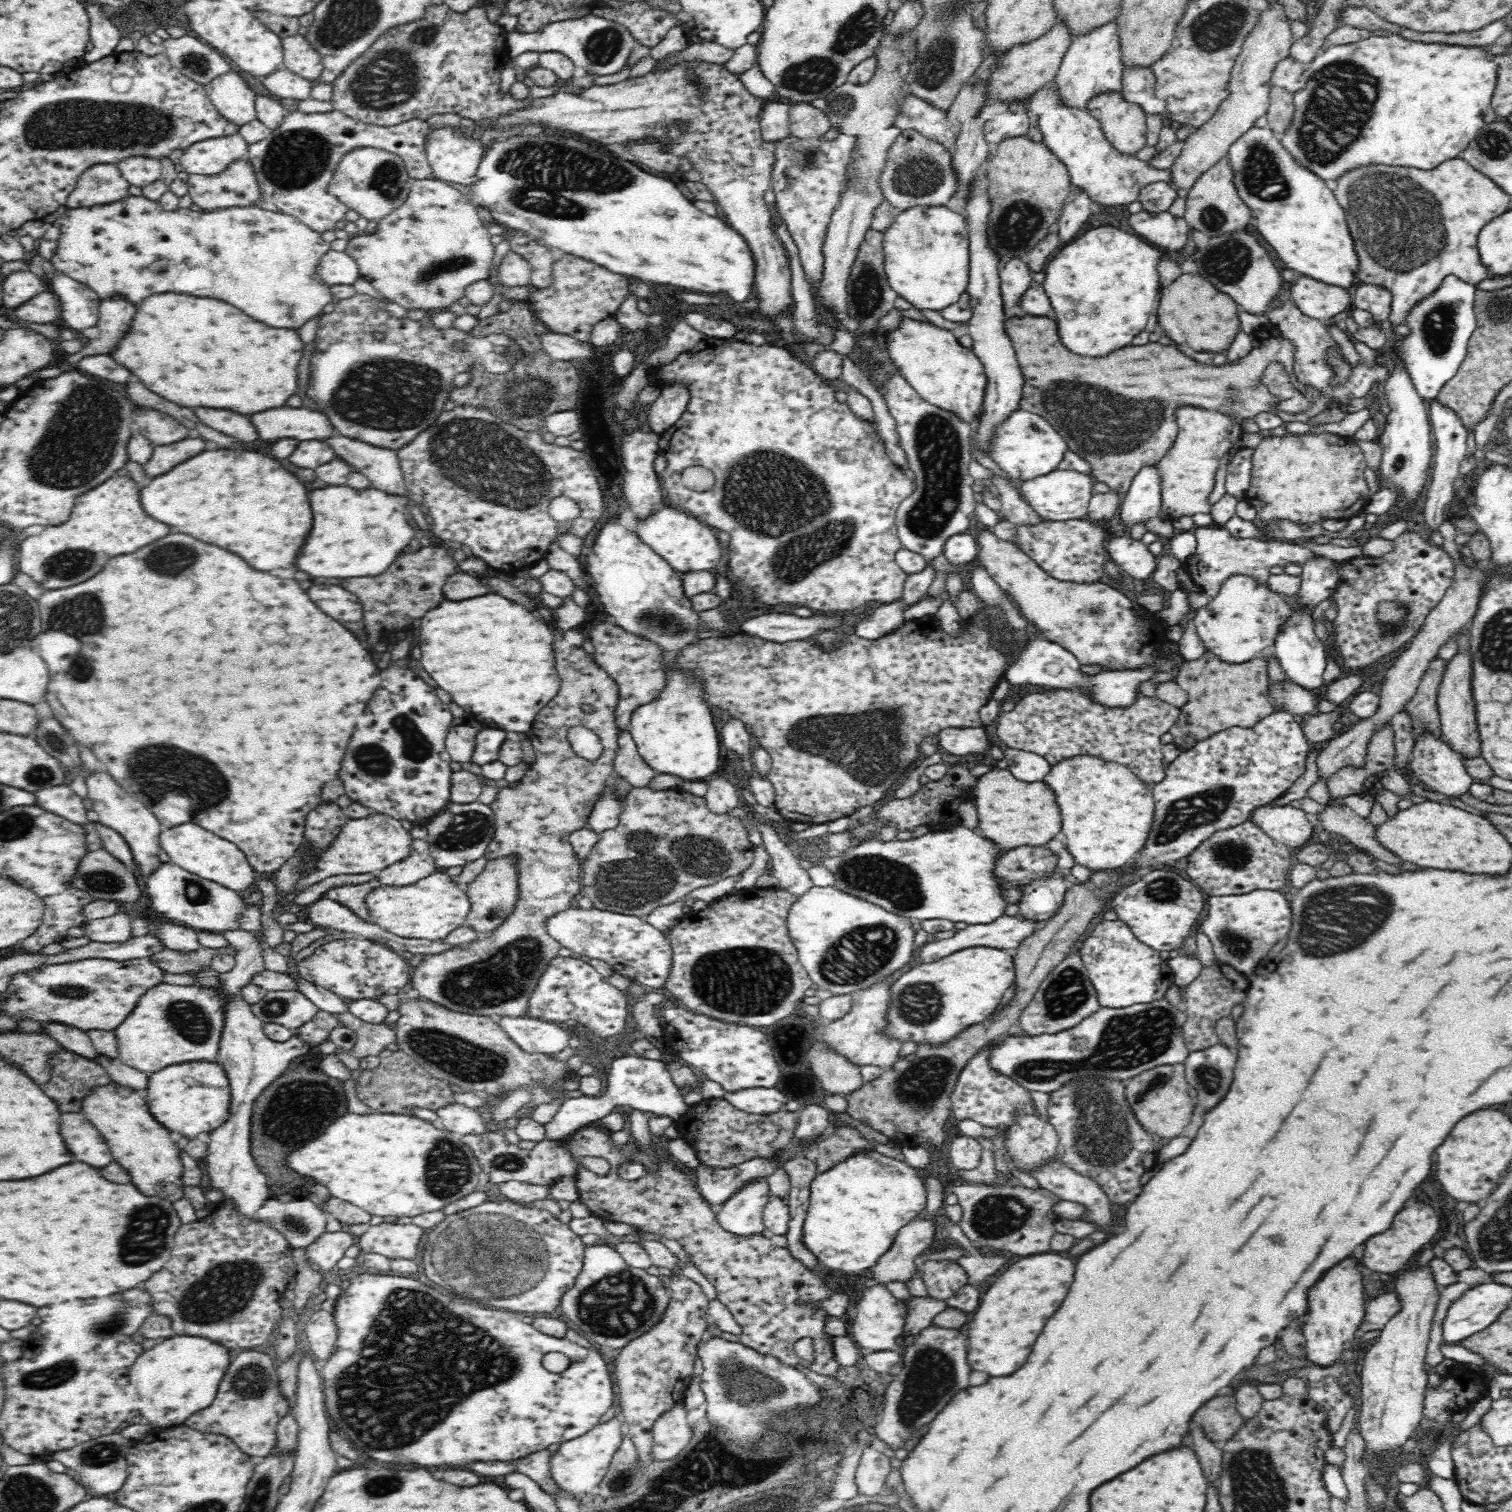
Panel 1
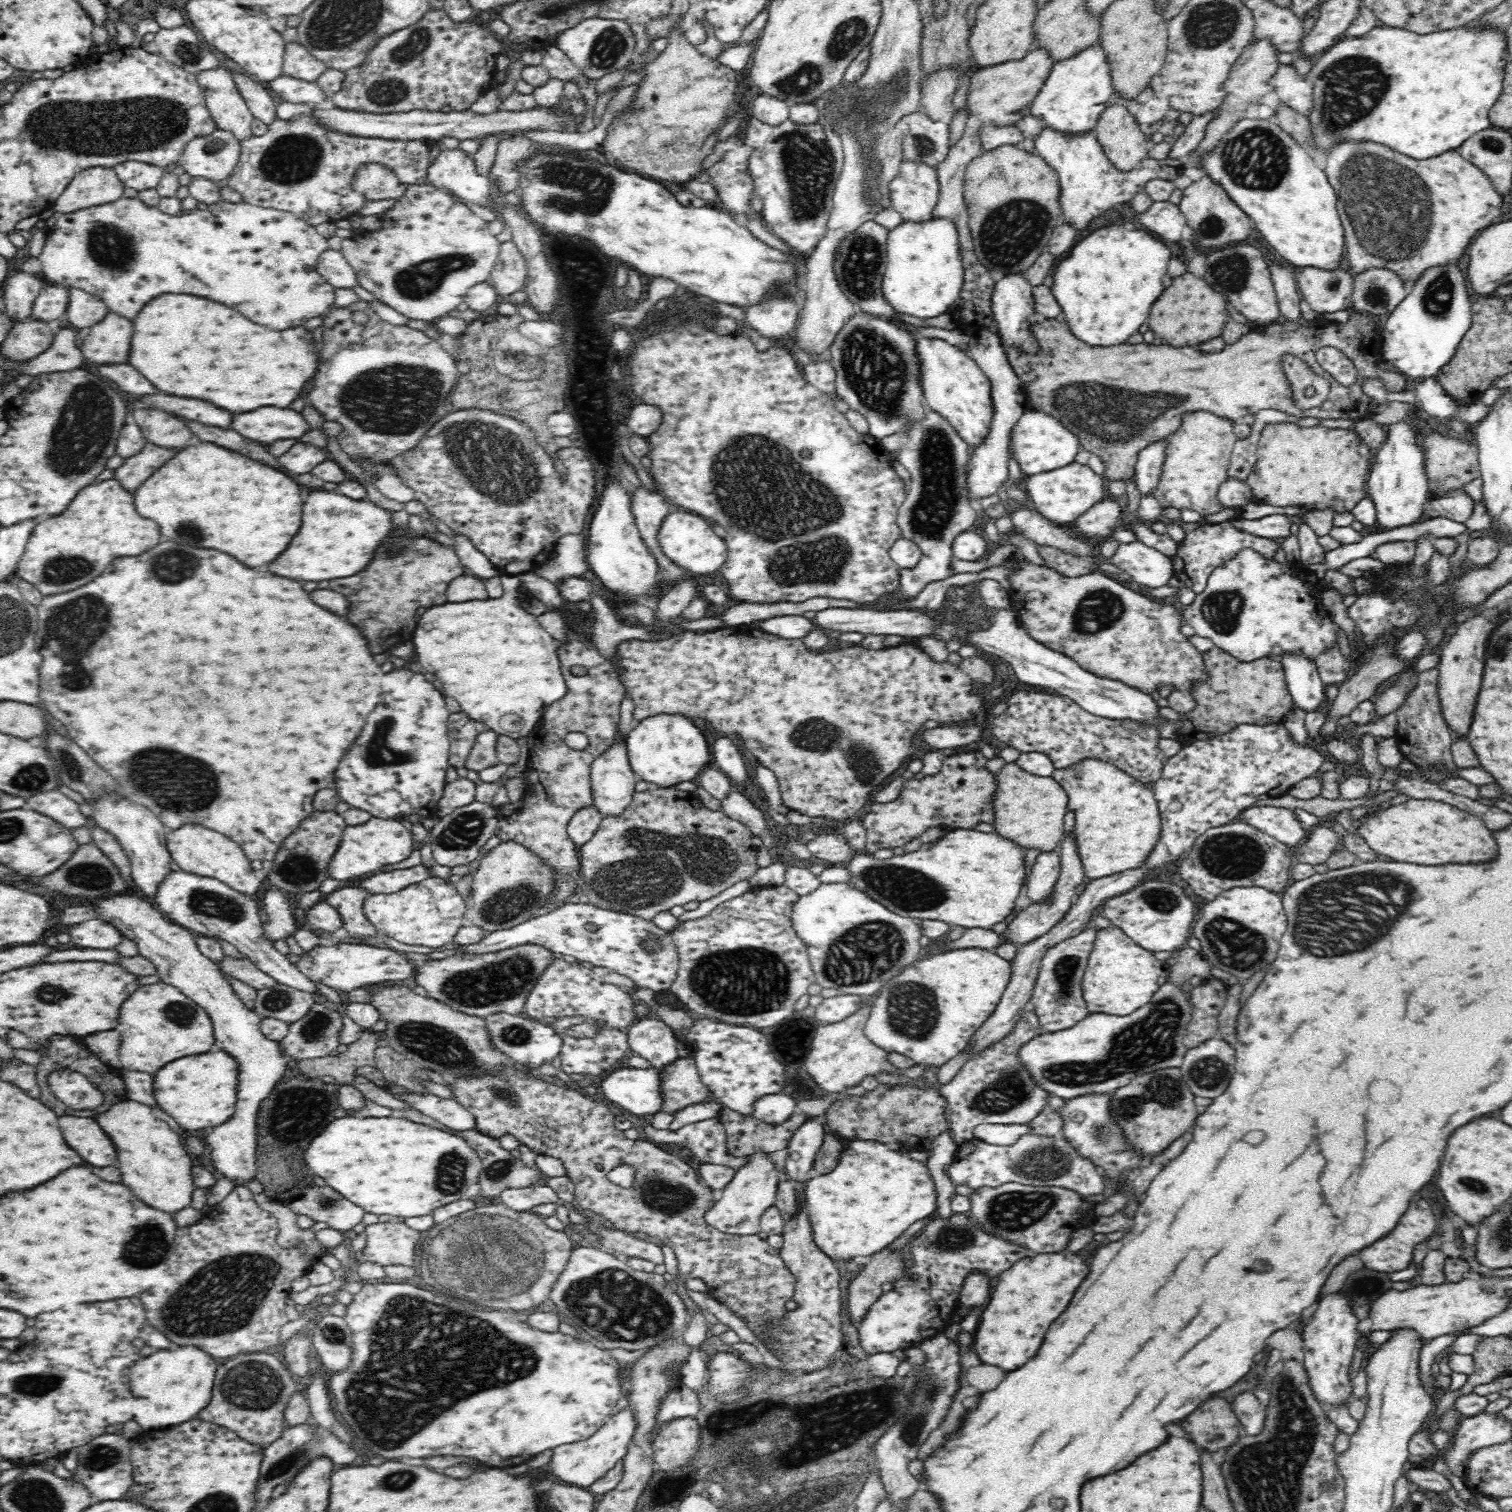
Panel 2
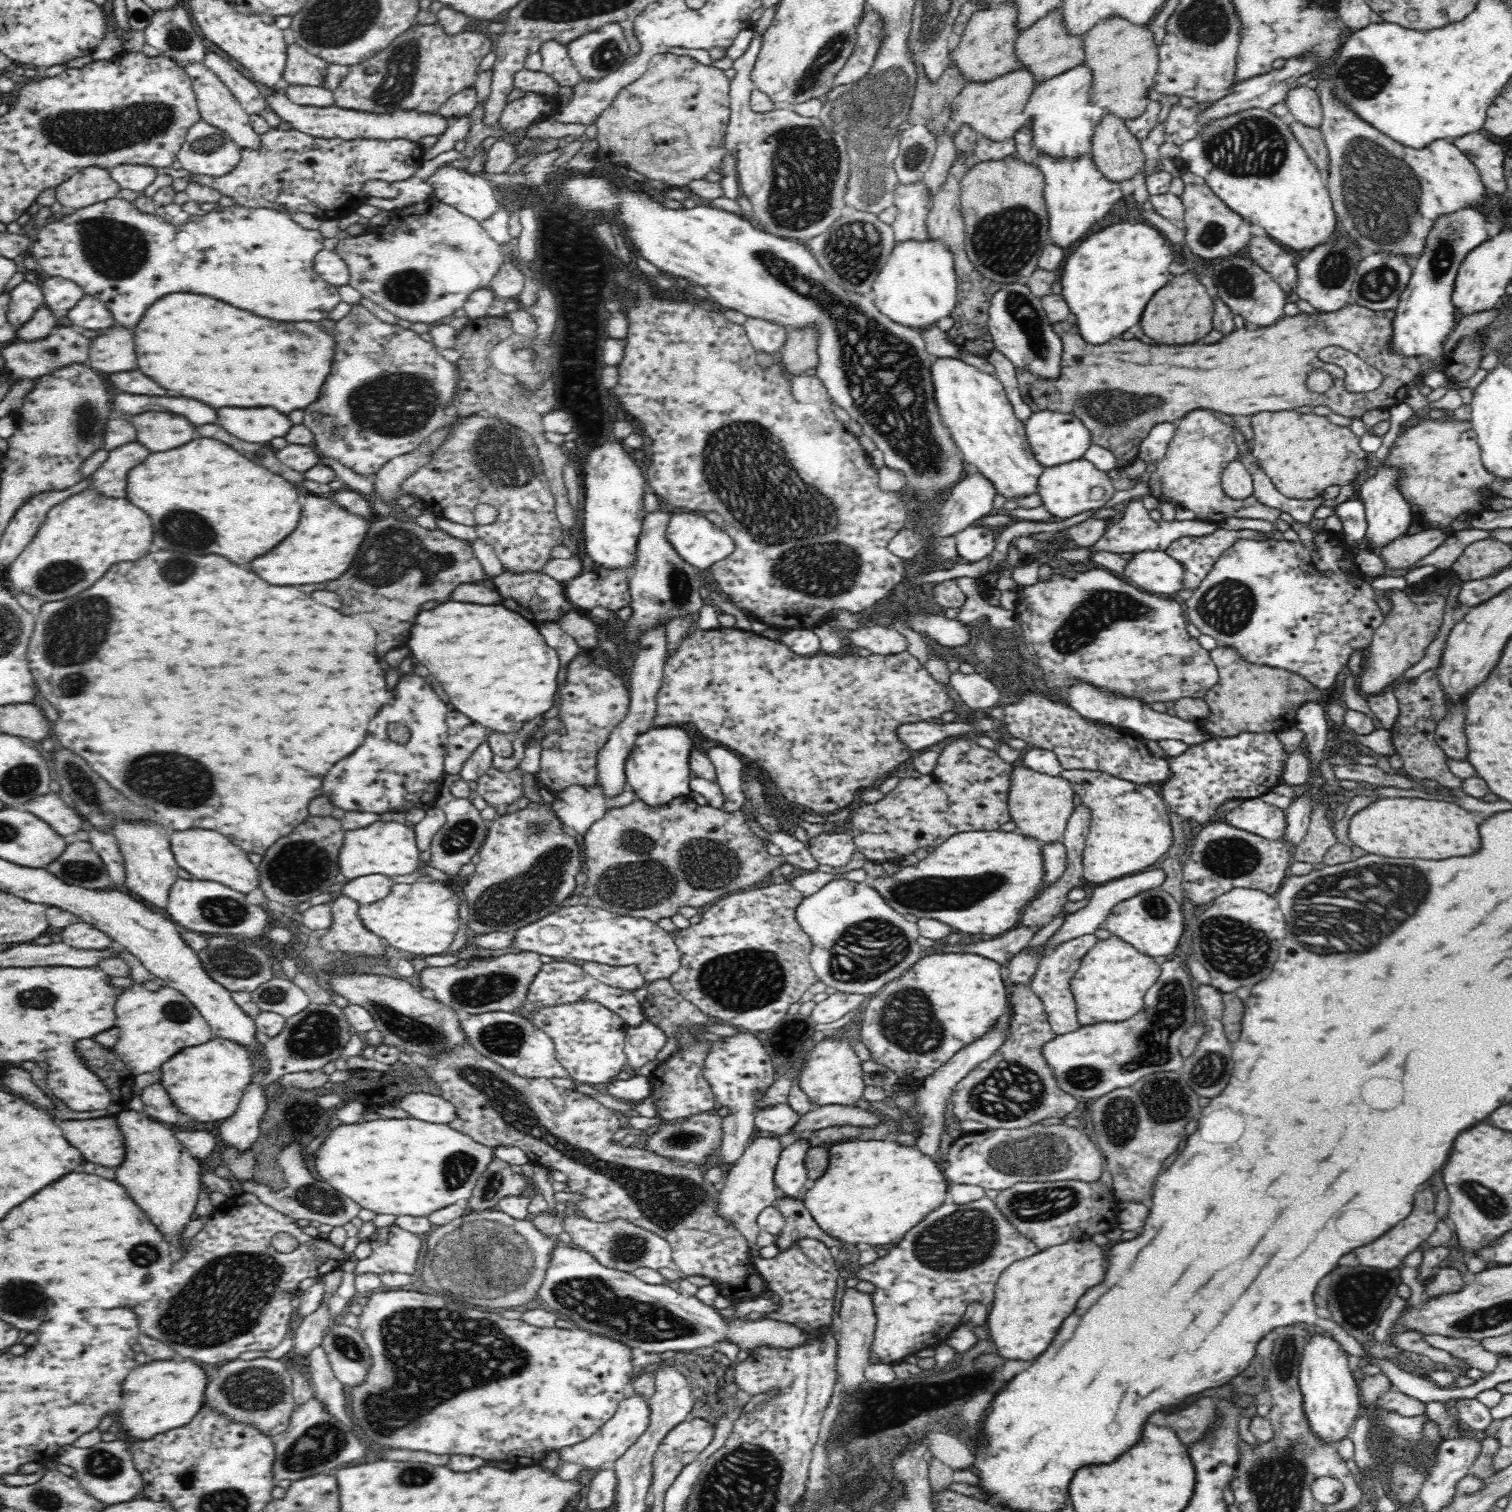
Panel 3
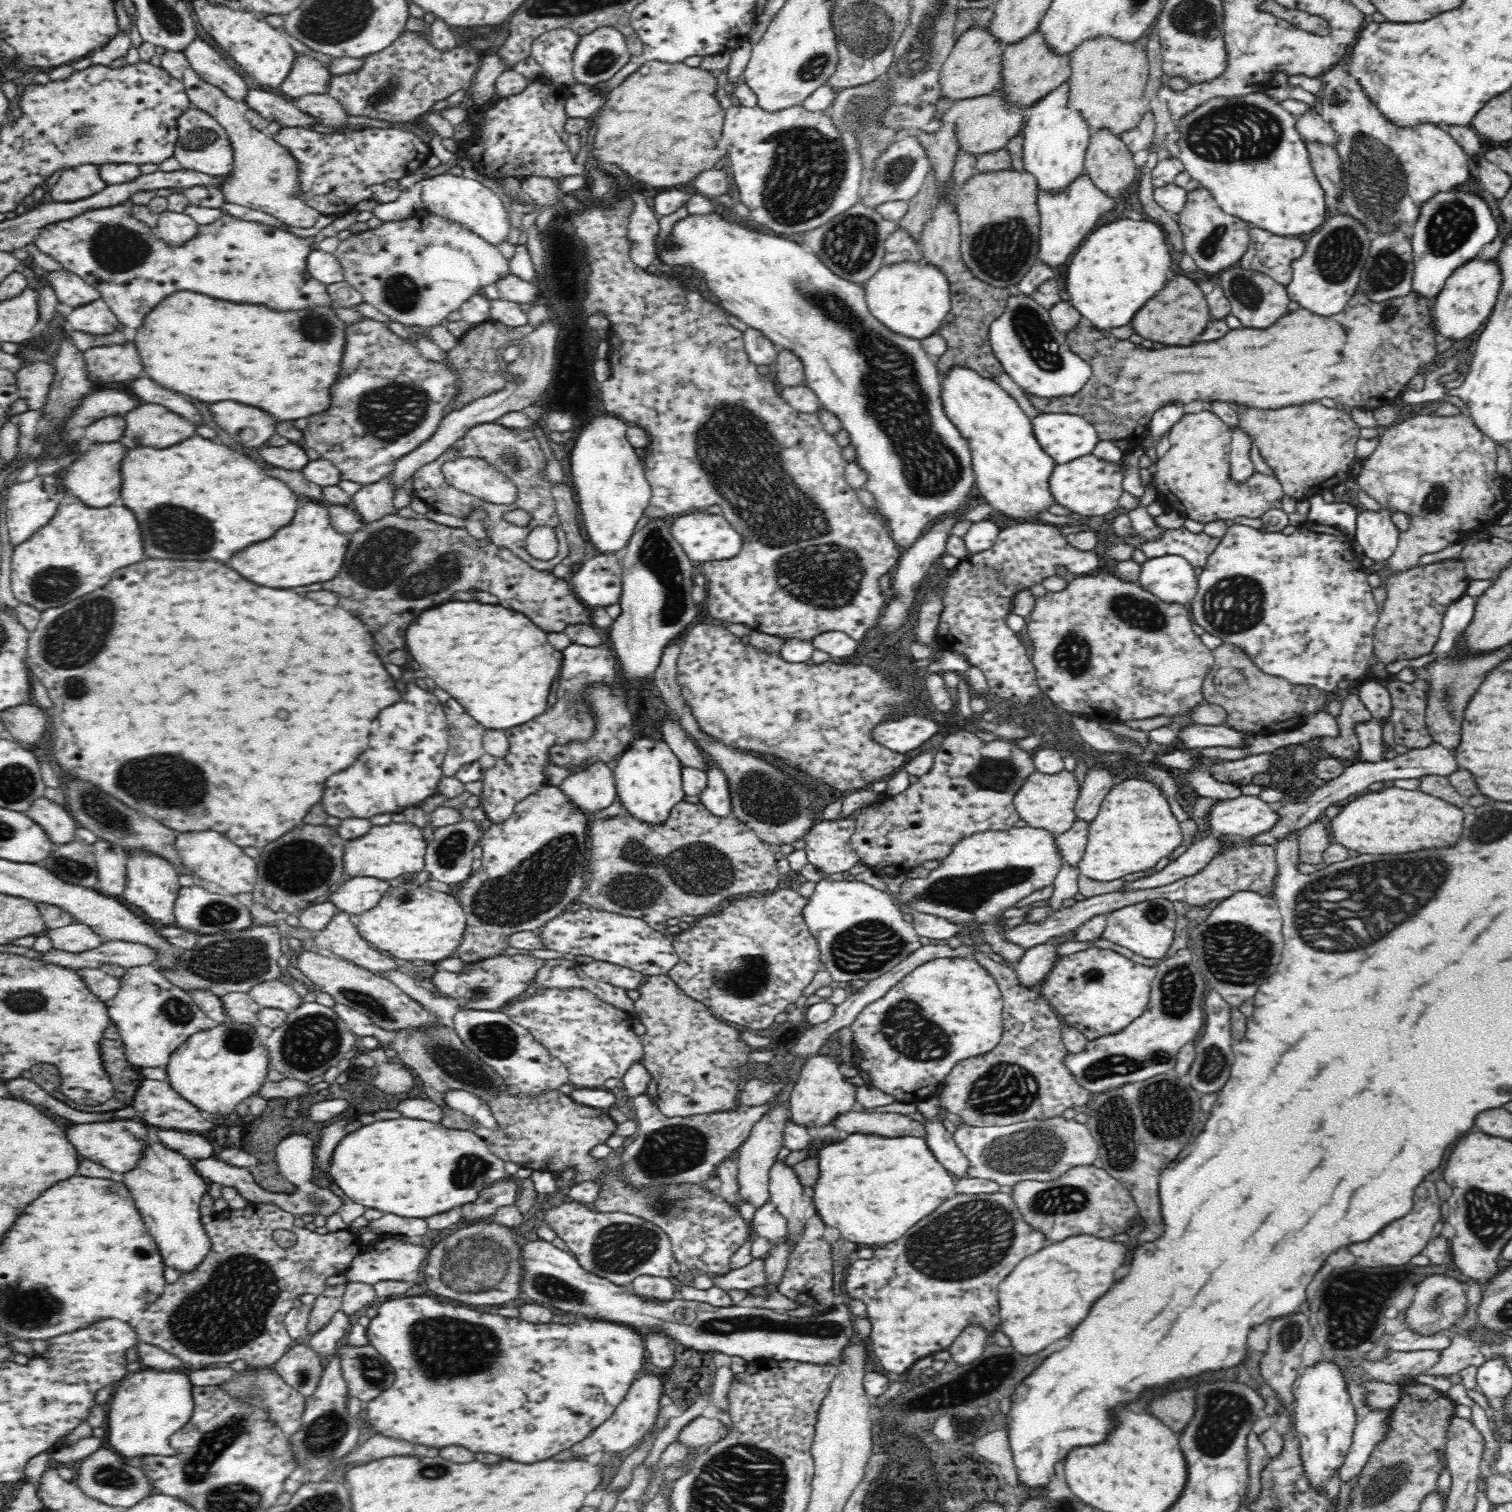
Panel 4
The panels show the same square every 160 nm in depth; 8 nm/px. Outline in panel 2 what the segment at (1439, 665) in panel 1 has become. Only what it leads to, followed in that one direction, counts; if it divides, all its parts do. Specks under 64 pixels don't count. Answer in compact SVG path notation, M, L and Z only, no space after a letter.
M1437 668L1424 670L1418 675L1418 686L1410 692L1406 702L1398 710L1395 710L1398 726L1394 737L1404 756L1416 766L1443 764L1447 766L1449 772L1455 773L1458 768L1453 761L1451 744L1456 737L1442 716L1438 680L1439 670Z

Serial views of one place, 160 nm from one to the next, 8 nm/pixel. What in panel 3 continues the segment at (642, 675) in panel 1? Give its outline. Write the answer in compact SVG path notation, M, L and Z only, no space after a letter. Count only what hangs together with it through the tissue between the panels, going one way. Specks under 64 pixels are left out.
M696 627L684 638L680 648L665 660L662 689L658 692L656 700L657 708L654 726L666 726L672 722L692 722L700 730L700 734L704 734L706 738L716 740L720 745L732 748L732 750L738 750L740 754L760 762L769 773L770 778L776 782L780 793L788 802L790 801L792 804L798 805L799 808L820 815L833 813L835 810L842 810L846 807L854 808L858 804L858 798L856 797L858 790L861 788L868 789L876 780L884 778L886 774L891 774L892 771L897 771L910 758L910 750L907 750L892 734L898 725L909 722L930 721L940 718L944 712L957 711L954 700L949 696L948 688L934 680L932 675L922 668L919 660L908 651L900 654L890 654L890 656L870 654L863 657L858 654L850 654L838 657L824 653L820 654L820 656L814 656L814 658L802 658L802 656L792 654L788 650L788 646L778 644L776 641L770 642L768 638L760 638L758 634L751 630L750 632L744 632L744 630L737 628L728 629L723 627L710 630L702 630Z

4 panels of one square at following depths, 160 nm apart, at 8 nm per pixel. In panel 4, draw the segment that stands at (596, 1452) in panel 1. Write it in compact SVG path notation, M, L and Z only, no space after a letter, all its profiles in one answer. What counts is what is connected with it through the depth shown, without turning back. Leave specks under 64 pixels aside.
M643 1373L636 1377L629 1386L623 1401L600 1426L597 1426L584 1440L577 1442L571 1452L576 1456L602 1451L605 1454L622 1452L636 1443L640 1443L656 1423L660 1411L660 1400L664 1396L664 1382L656 1374Z

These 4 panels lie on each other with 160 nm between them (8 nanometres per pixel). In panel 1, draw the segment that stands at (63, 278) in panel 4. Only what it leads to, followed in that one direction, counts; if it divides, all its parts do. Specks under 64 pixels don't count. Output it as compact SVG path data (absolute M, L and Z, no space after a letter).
M42 292L38 296L34 296L32 300L24 302L24 306L20 306L20 310L12 310L12 314L26 322L35 322L36 324L57 323L60 321L56 320L60 316L60 302L56 300L54 294Z

